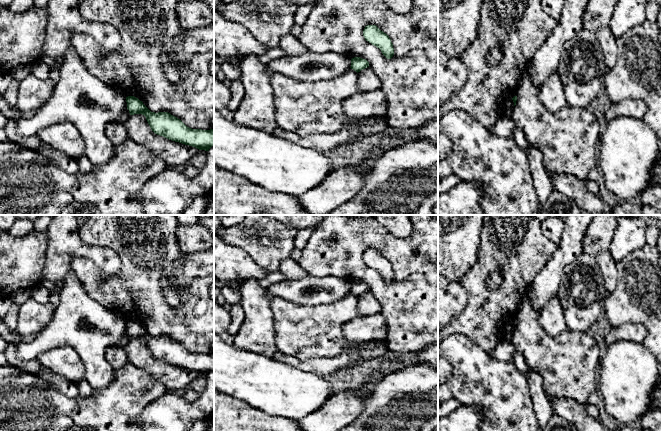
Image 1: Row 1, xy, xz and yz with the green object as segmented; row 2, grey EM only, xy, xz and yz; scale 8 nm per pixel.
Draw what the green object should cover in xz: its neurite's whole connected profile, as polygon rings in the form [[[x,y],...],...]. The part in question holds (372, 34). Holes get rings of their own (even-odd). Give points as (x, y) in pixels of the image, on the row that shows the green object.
[[[367,25],[363,30],[366,41],[379,48],[382,54],[391,59],[394,55],[394,48],[389,36],[381,31],[376,25]]]

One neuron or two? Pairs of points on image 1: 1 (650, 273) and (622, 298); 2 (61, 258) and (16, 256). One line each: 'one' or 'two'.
1: one
2: two

